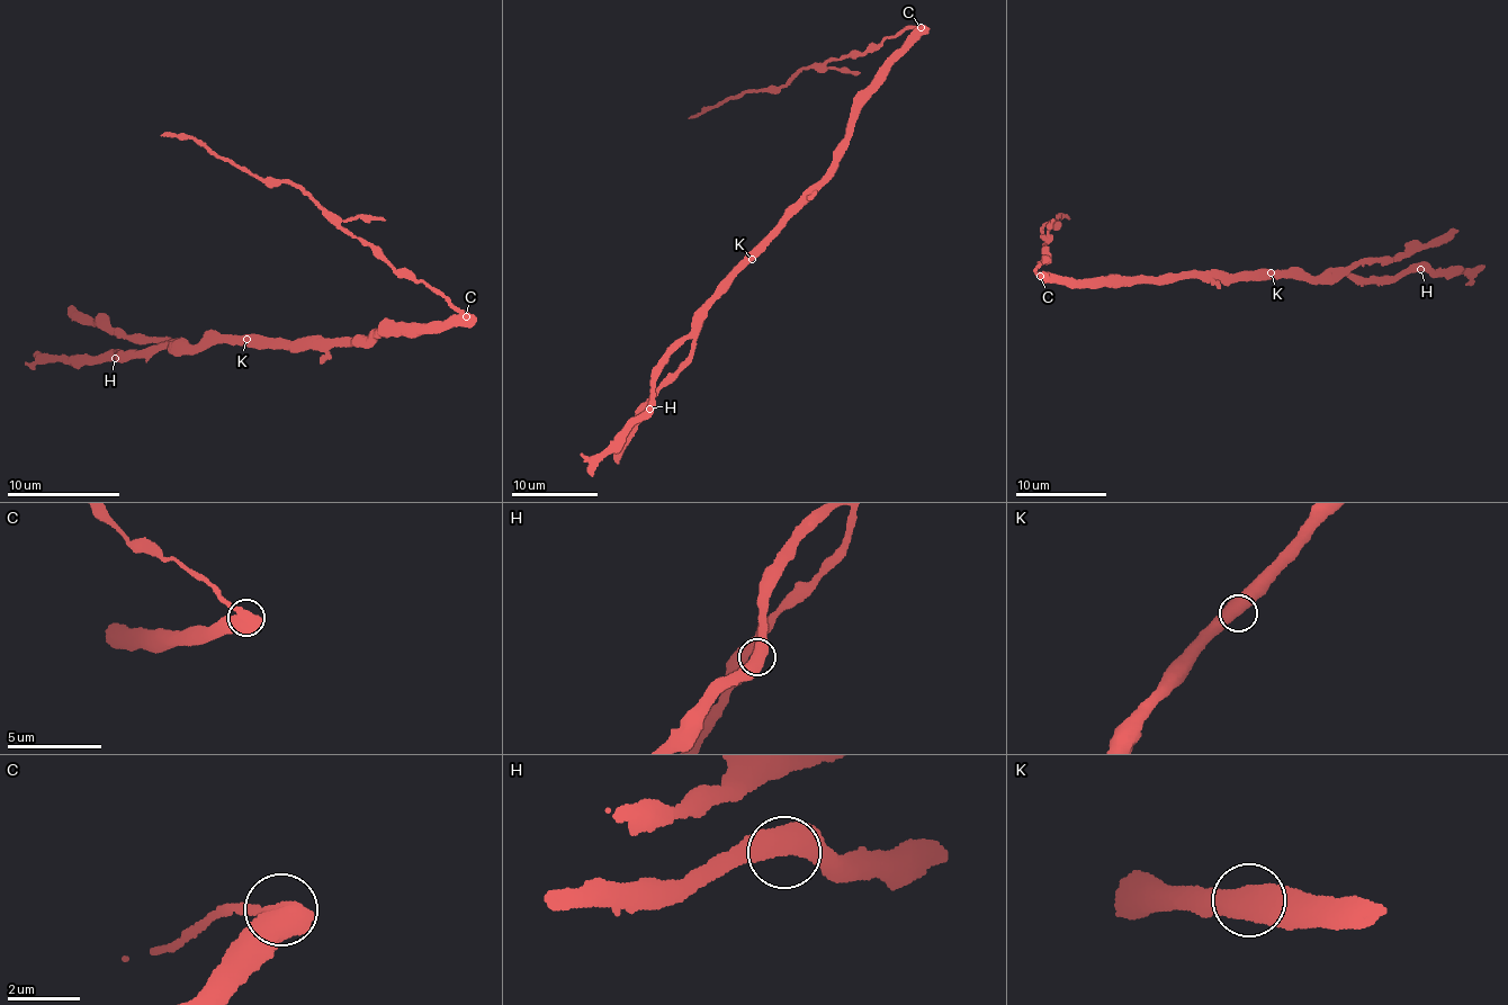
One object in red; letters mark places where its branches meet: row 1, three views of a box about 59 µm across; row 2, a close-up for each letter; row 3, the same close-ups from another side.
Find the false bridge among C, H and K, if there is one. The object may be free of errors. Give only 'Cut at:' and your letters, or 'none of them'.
Cut at: C

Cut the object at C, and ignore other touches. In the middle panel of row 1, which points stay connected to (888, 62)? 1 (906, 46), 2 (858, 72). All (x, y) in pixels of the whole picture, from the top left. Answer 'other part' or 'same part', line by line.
1: same part
2: other part

